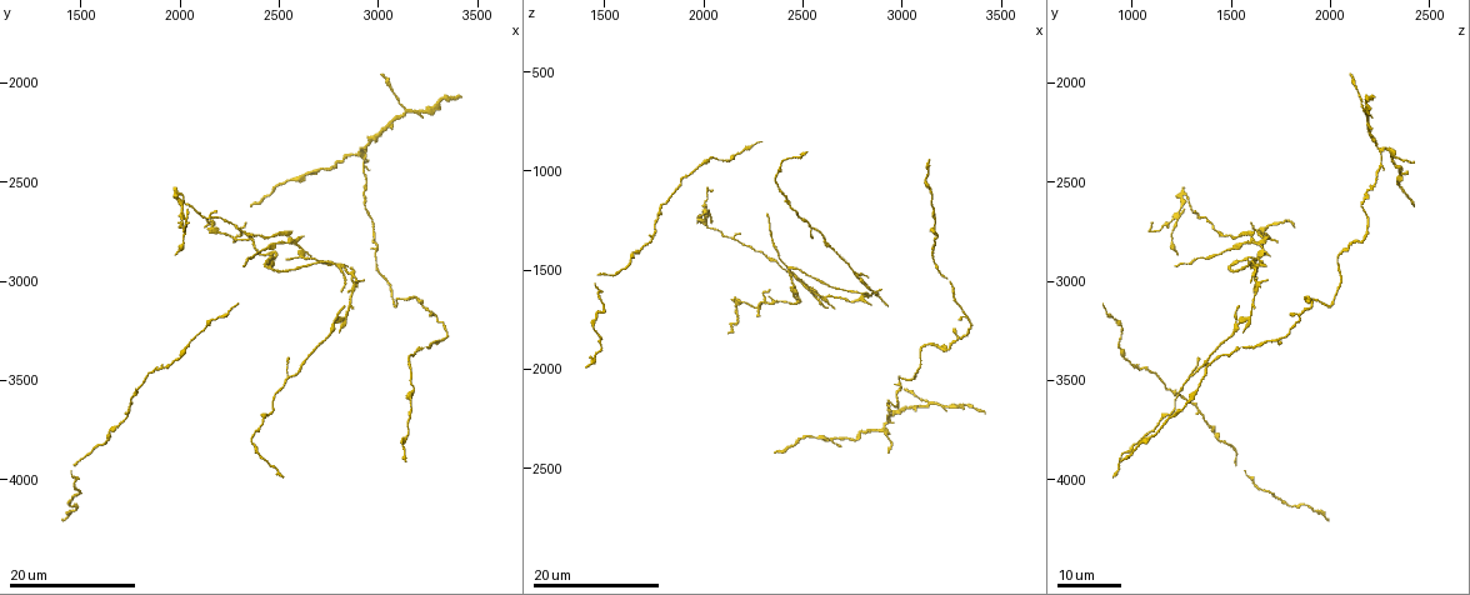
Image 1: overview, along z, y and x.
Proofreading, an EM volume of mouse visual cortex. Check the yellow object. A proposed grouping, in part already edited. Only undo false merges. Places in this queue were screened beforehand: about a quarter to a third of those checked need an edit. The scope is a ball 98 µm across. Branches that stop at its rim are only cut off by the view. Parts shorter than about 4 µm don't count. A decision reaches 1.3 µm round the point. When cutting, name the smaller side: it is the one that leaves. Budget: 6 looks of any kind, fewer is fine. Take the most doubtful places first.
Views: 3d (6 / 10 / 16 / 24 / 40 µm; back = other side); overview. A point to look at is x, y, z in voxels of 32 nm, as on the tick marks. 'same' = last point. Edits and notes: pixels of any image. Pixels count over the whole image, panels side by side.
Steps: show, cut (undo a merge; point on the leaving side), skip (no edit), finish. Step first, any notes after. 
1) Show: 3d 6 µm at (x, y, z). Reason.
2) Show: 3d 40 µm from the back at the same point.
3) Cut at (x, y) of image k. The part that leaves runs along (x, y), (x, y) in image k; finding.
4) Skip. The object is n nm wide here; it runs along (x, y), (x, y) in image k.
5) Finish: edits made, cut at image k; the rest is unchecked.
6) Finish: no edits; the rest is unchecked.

Show: 3d 16 µm at (3140, 2130, 2170). Three-way junction.

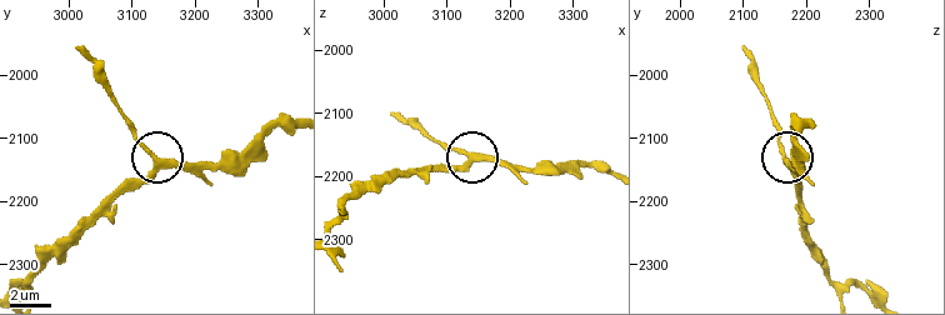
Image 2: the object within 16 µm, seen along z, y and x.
Show: 3d 10 µm at (3145, 2135, 2170).

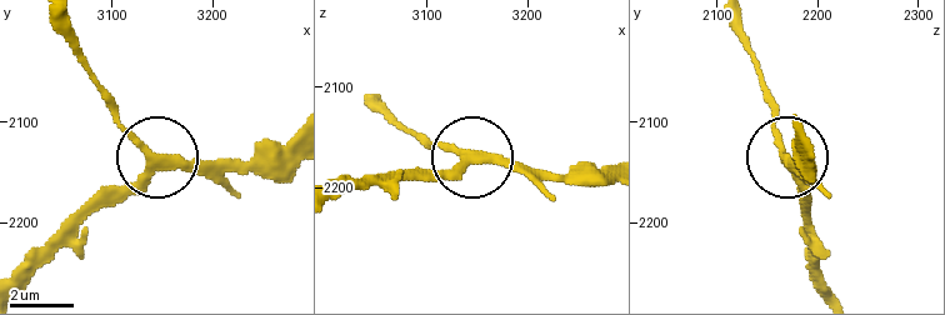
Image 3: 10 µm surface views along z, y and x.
Cut at (118, 110) of image 3. The side arm is 8 µm long; the part that leaves runs along (145, 145), (119, 115), (70, 26) in image 3; two neurons meet here.

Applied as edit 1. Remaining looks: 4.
Show: overview.

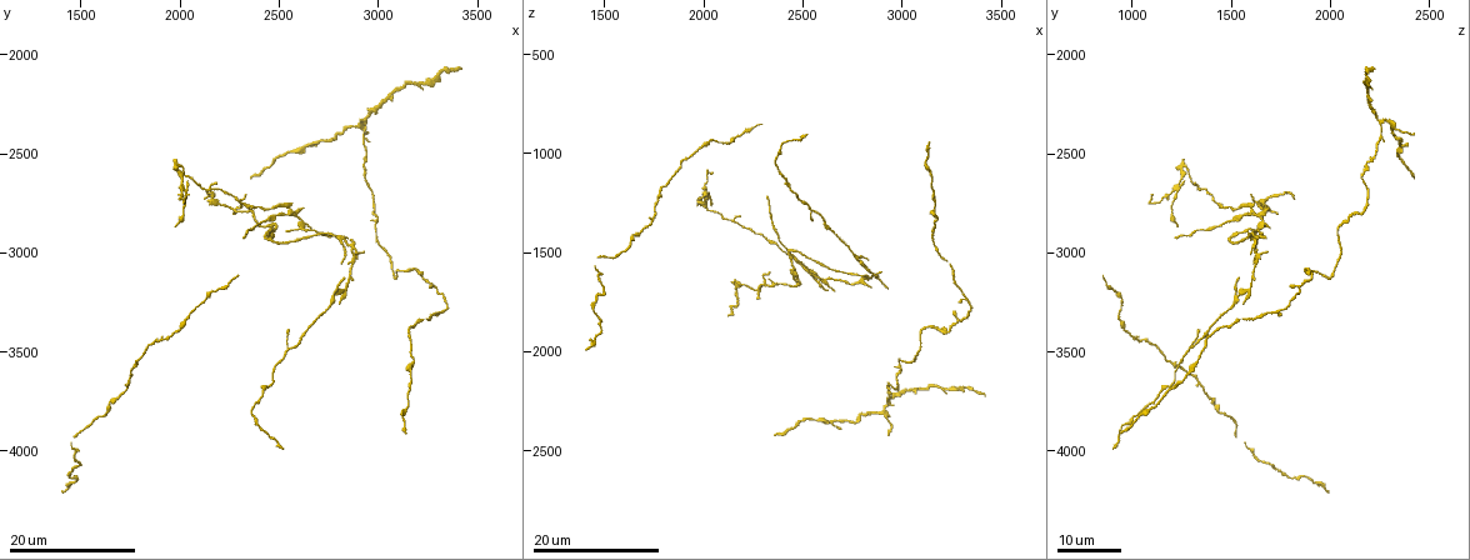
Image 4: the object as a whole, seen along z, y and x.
Show: 3d 24 µm at (3230, 3130, 1910). Narrows sharply.

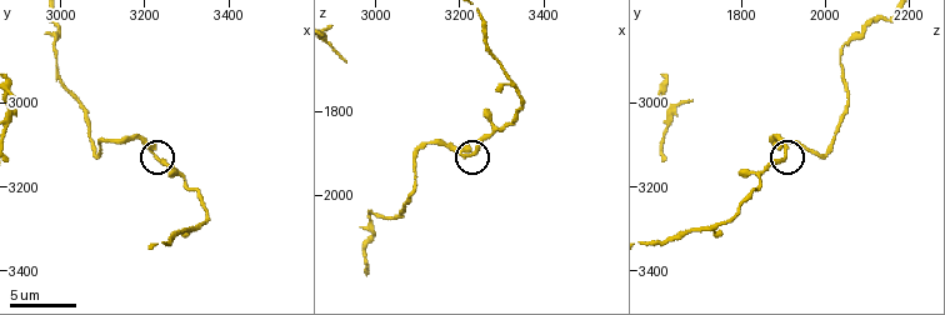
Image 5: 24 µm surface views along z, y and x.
Show: 3d 10 µm at (3230, 3130, 1905).

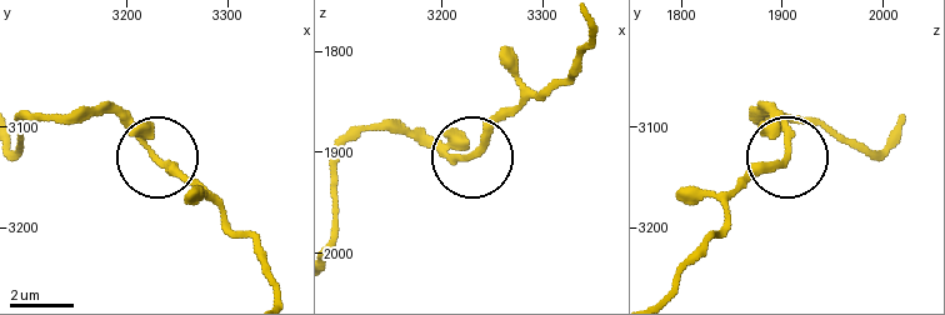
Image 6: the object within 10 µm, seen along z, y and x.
Skip. Continuous, no second neuron.

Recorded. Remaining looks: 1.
Finish: edits made, cut at image 3; the rest is unchecked.

